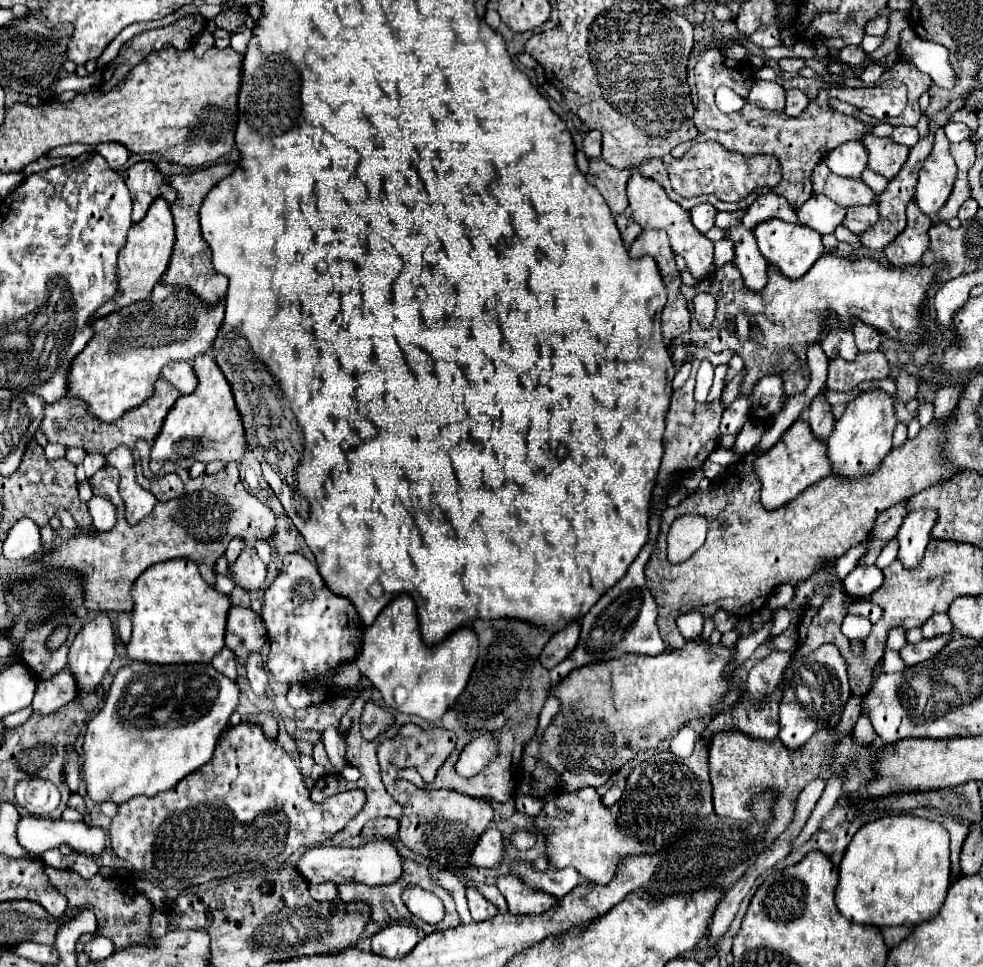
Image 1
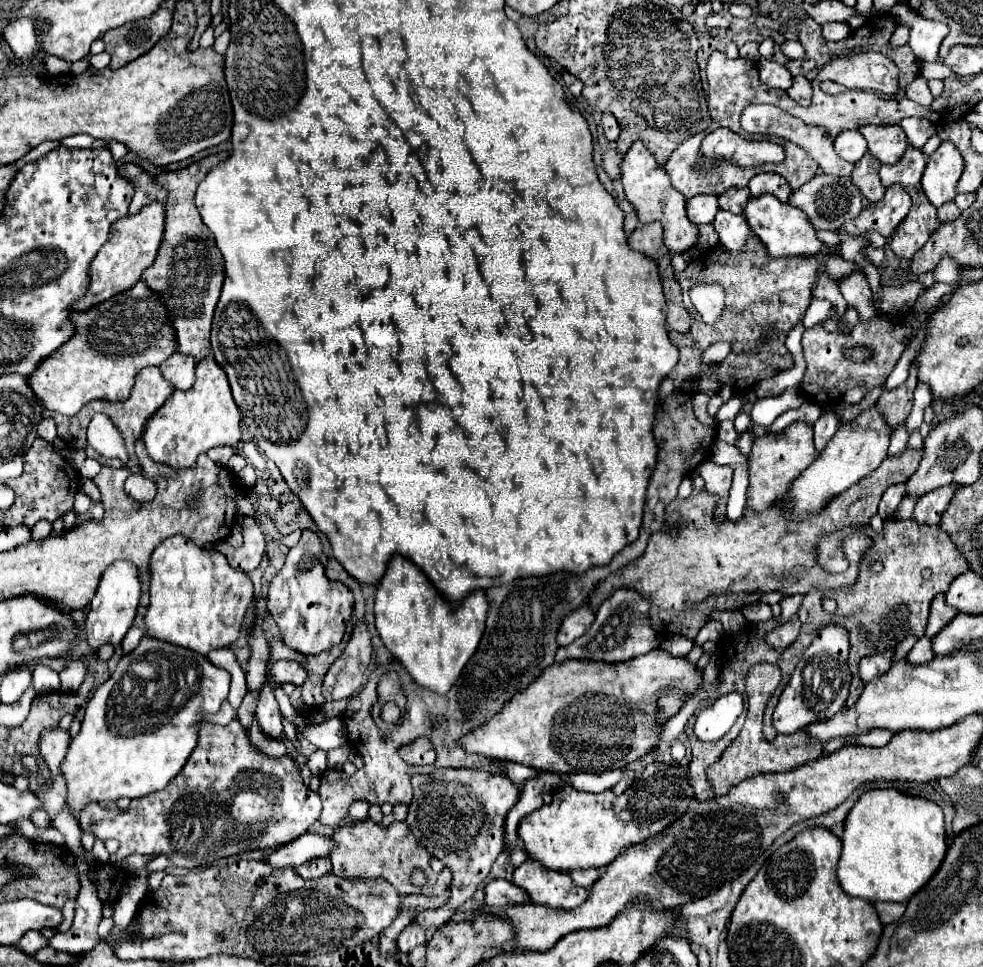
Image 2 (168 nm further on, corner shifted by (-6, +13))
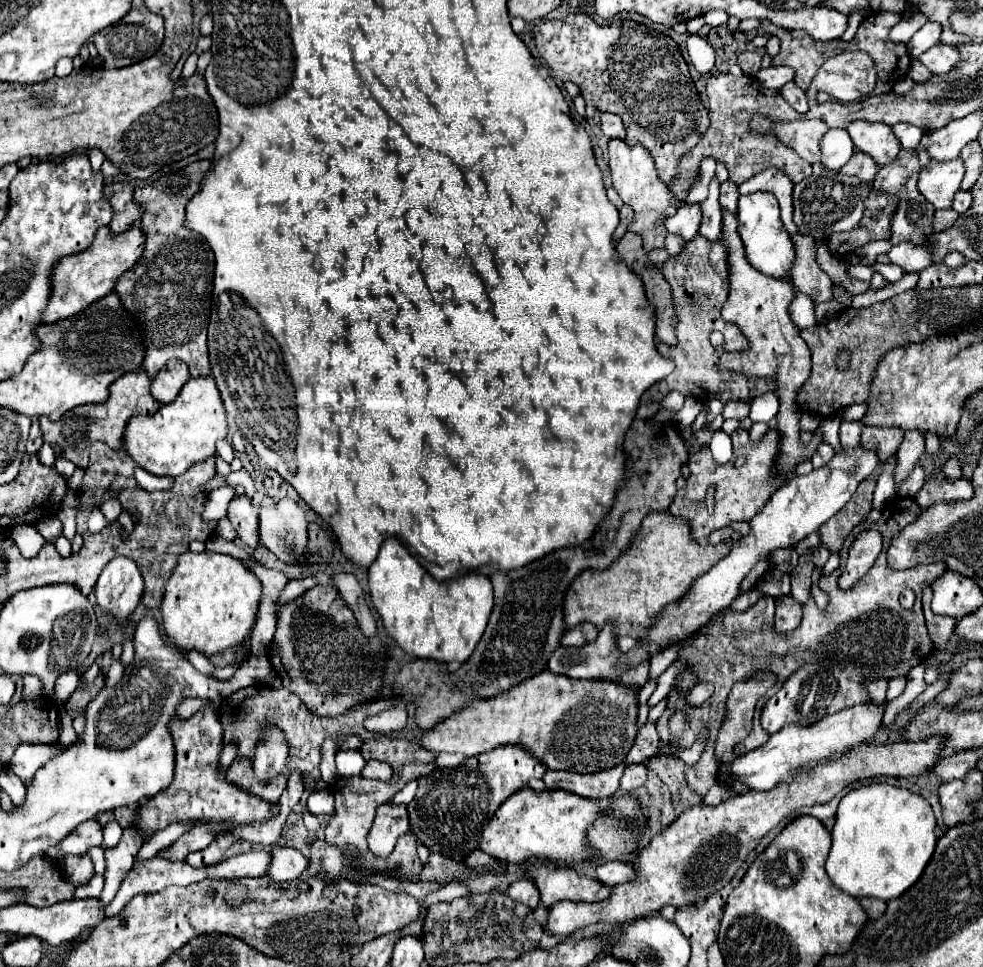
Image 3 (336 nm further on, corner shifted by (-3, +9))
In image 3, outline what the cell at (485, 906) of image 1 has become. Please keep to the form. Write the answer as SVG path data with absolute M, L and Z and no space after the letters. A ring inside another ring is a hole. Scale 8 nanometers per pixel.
M529 879L515 881L513 885L509 885L509 889L505 891L505 895L509 895L513 901L525 903L525 905L531 907L531 909L535 909L535 907L539 905L539 893L537 893L537 887L535 887Z

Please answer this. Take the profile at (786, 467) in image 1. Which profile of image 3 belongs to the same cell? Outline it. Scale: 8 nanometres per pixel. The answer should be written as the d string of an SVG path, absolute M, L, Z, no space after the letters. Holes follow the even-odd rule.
M737 429L731 435L731 441L733 441L733 461L725 465L717 465L713 461L709 447L703 447L701 451L689 457L691 477L687 479L687 485L677 491L675 501L669 507L673 515L679 515L689 521L691 535L695 541L705 541L711 531L727 527L733 521L753 519L759 513L759 509L765 505L765 501L771 497L771 493L775 493L777 487L781 487L787 481L773 467L777 463L779 445L781 445L781 433L777 429L769 429L765 439L757 445L751 445L745 429ZM709 485L717 485L713 513L707 513L707 507L705 507L705 491Z

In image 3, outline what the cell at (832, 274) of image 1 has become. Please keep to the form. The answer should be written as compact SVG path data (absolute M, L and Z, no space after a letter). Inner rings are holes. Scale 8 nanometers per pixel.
M697 235L693 241L687 243L685 251L677 257L671 257L667 263L659 265L661 273L669 281L673 289L673 305L677 315L677 345L675 347L663 347L659 345L661 353L671 357L675 361L675 369L669 377L655 383L651 389L647 389L647 397L651 401L661 401L667 397L669 391L677 389L683 395L693 395L701 401L721 399L723 403L735 401L735 399L753 399L761 393L775 391L775 381L771 377L749 377L743 373L735 373L731 369L719 369L719 357L723 351L743 351L747 347L747 339L741 333L741 329L733 323L723 321L721 309L725 303L725 297L729 295L729 263L727 263L727 247L723 241L711 243L709 239ZM713 331L721 331L725 341L721 349L713 347L709 337Z

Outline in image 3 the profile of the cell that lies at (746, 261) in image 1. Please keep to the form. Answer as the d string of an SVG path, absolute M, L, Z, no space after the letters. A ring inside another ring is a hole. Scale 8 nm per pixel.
M713 179L709 197L701 203L703 209L703 221L701 221L701 235L707 237L709 241L721 241L723 233L723 215L721 215L721 205L719 205L719 181Z

